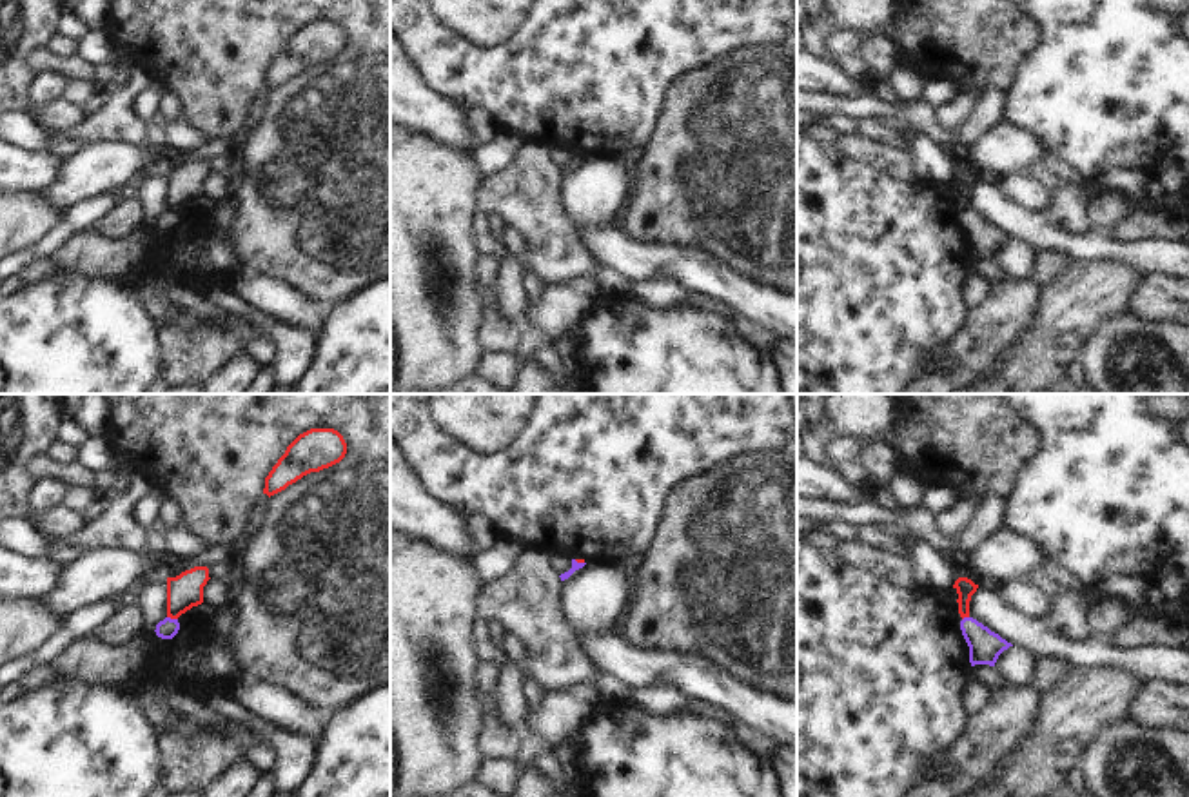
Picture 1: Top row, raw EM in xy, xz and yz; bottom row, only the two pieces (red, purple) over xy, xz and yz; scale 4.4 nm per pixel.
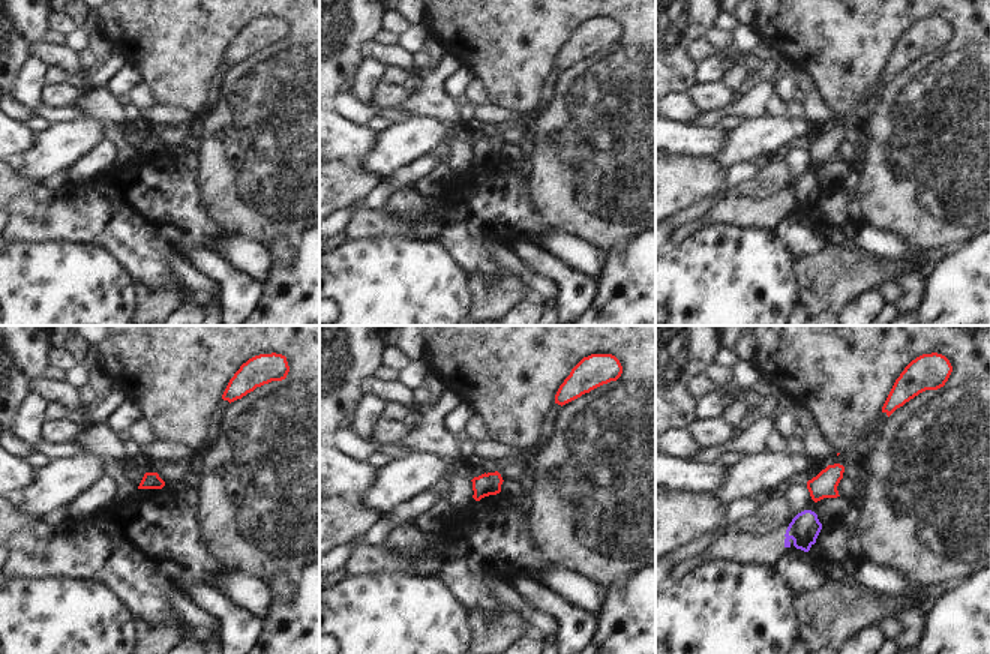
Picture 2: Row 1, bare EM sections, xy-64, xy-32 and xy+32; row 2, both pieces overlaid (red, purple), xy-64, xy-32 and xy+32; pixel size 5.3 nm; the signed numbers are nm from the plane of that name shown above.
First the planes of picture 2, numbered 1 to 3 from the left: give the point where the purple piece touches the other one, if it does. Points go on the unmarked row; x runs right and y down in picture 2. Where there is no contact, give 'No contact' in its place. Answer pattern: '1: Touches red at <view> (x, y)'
1: No contact
2: No contact
3: No contact

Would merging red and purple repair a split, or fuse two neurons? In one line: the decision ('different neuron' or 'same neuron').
different neuron

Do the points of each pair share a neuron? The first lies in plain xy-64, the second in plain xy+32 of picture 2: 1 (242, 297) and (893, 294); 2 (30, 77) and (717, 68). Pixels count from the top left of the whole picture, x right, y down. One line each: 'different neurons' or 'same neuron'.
1: different neurons
2: same neuron

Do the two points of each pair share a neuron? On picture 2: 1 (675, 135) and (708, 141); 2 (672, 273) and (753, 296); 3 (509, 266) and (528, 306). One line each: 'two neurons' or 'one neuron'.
1: one neuron
2: one neuron
3: two neurons

